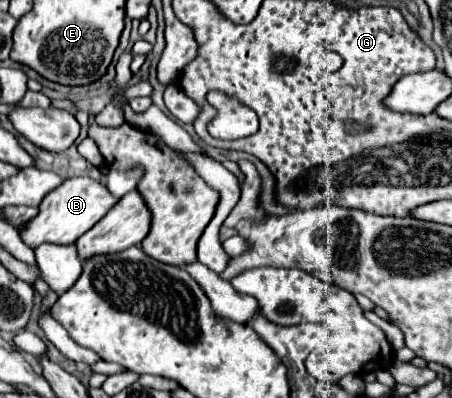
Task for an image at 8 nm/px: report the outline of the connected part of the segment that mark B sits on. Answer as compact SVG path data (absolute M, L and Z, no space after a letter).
M90 177L66 179L58 189L54 189L42 199L38 213L22 225L20 237L30 249L36 249L42 243L72 245L80 235L84 235L92 225L96 225L114 203L116 199L108 193L106 185L102 183L96 183Z

